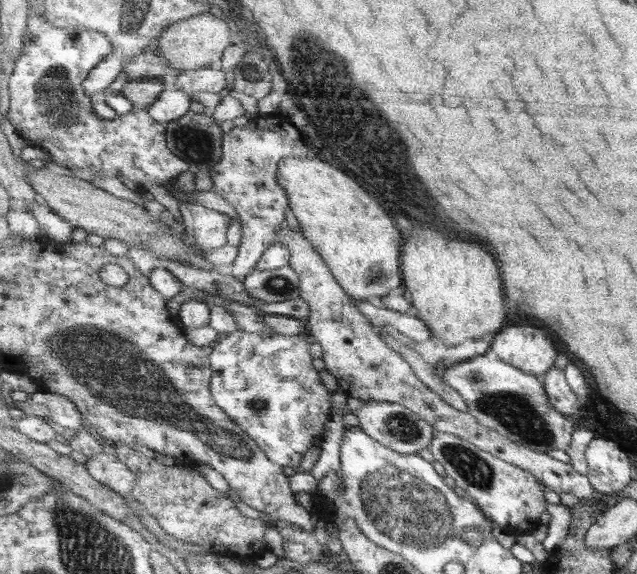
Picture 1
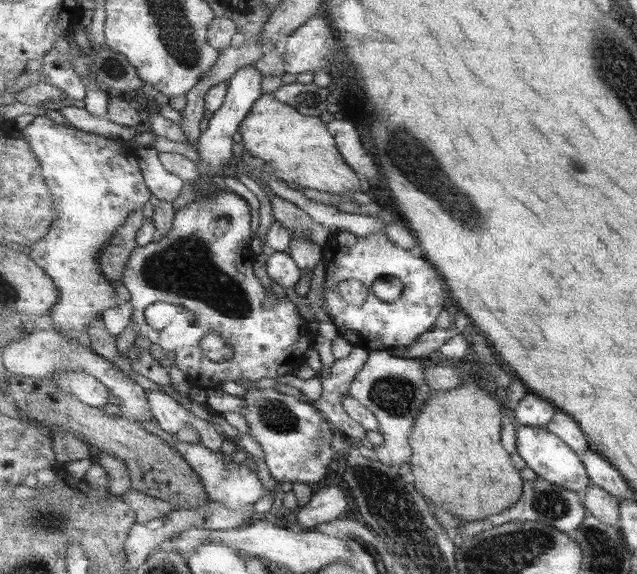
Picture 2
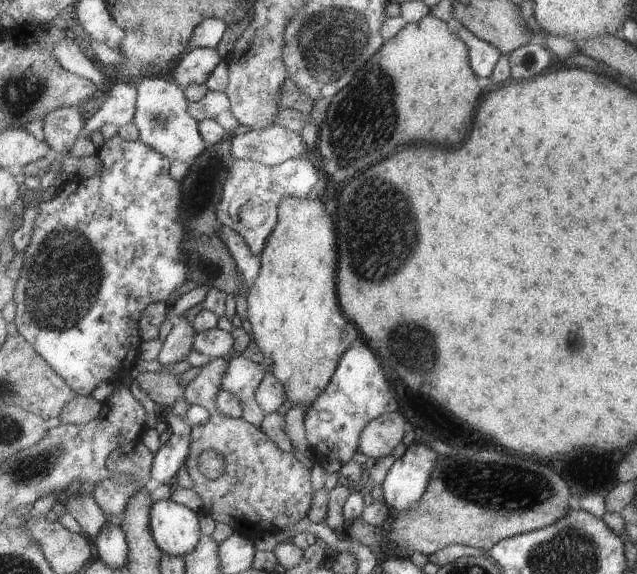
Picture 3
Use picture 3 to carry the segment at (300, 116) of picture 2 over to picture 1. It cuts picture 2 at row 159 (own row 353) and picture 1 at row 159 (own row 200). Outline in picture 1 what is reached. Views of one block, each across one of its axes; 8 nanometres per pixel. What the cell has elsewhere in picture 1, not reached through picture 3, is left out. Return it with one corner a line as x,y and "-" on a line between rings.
283,158
279,163
276,177
279,186
286,190
290,209
300,222
302,233
311,241
314,249
323,257
339,284
353,300
383,298
403,289
401,230
395,226
395,220
369,190
365,190
355,178
351,178
343,170
333,168
321,158

